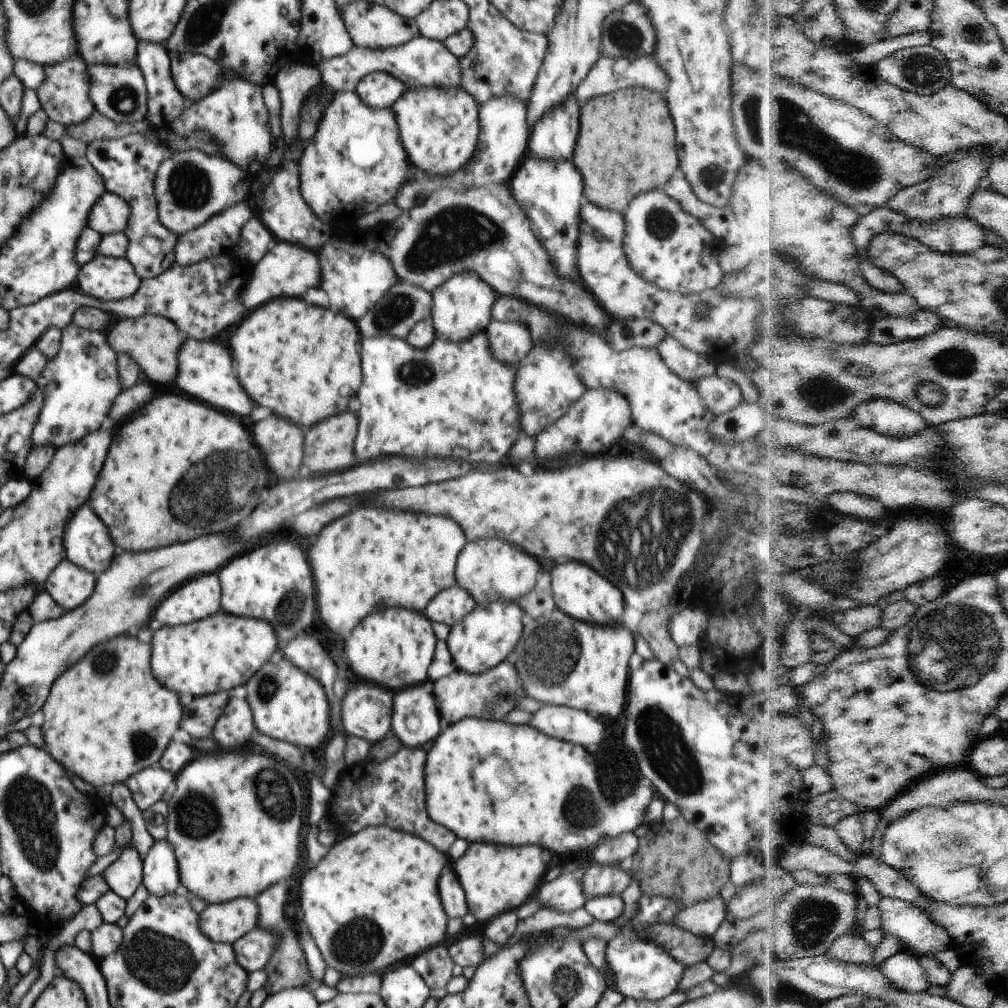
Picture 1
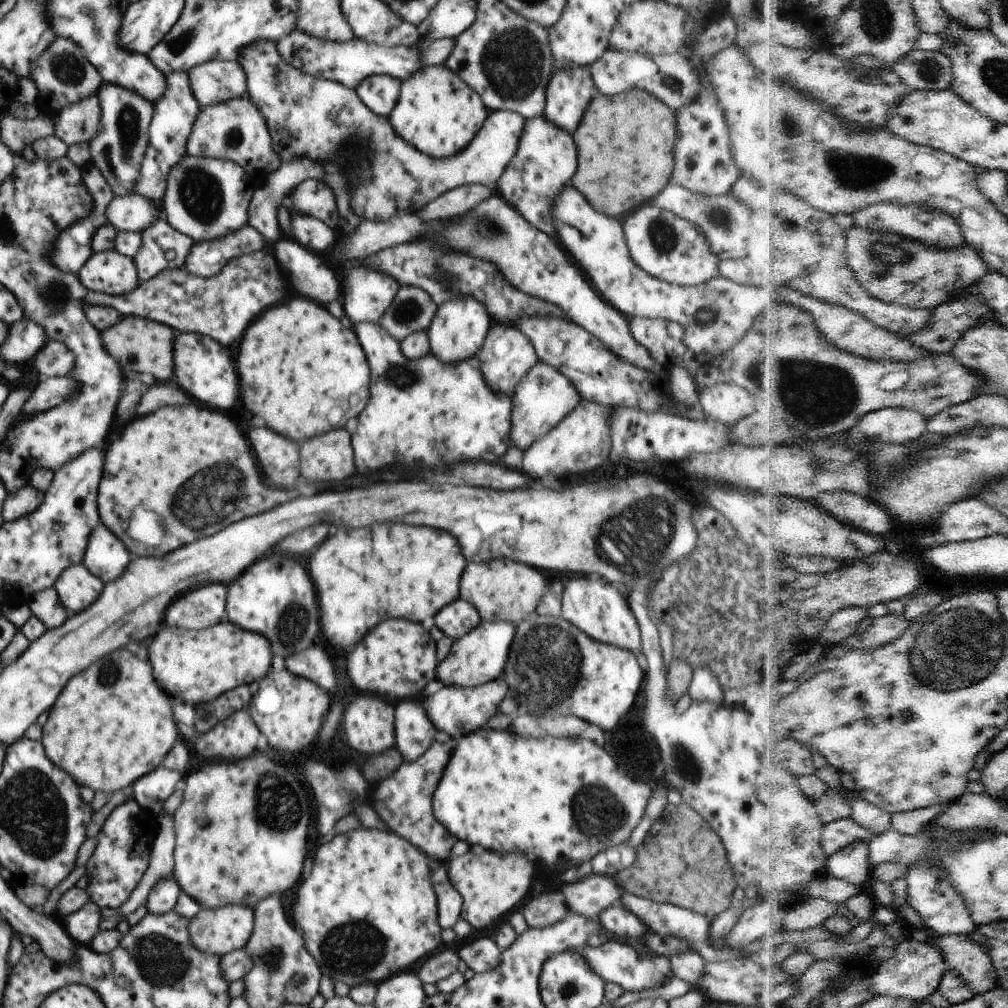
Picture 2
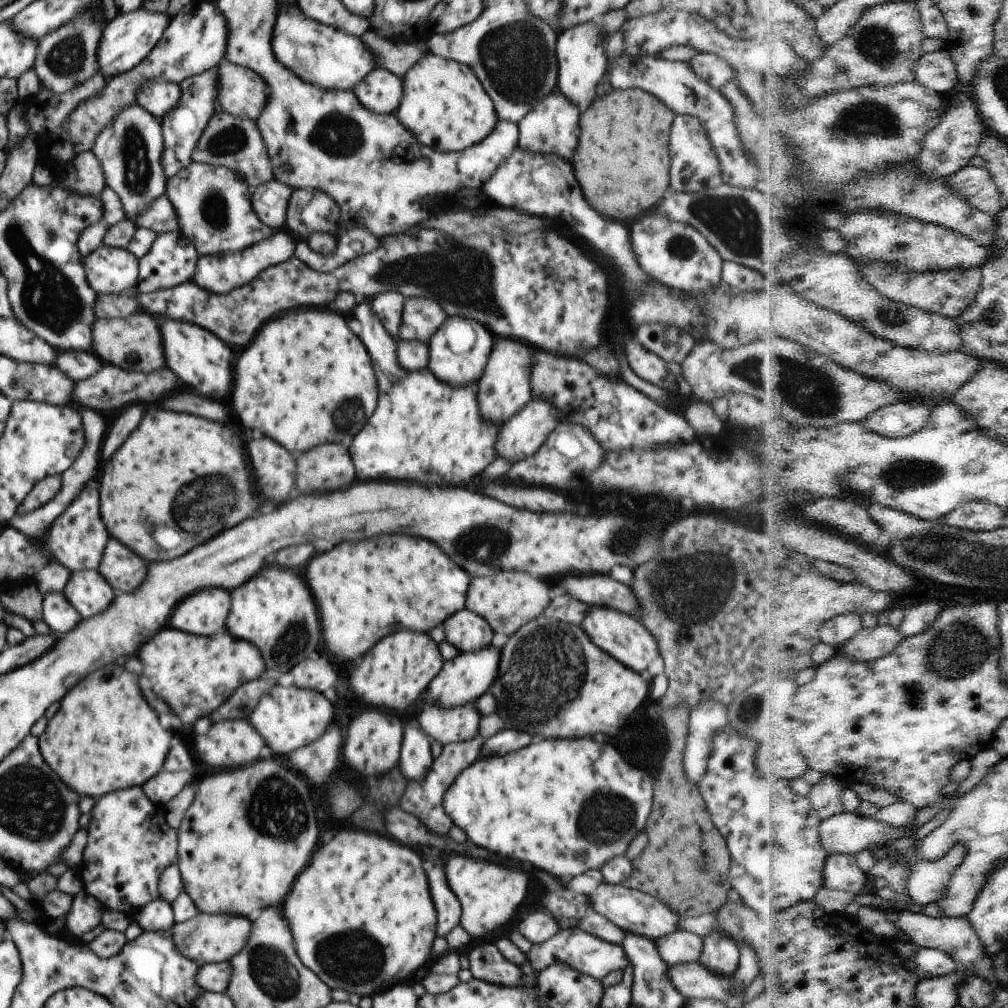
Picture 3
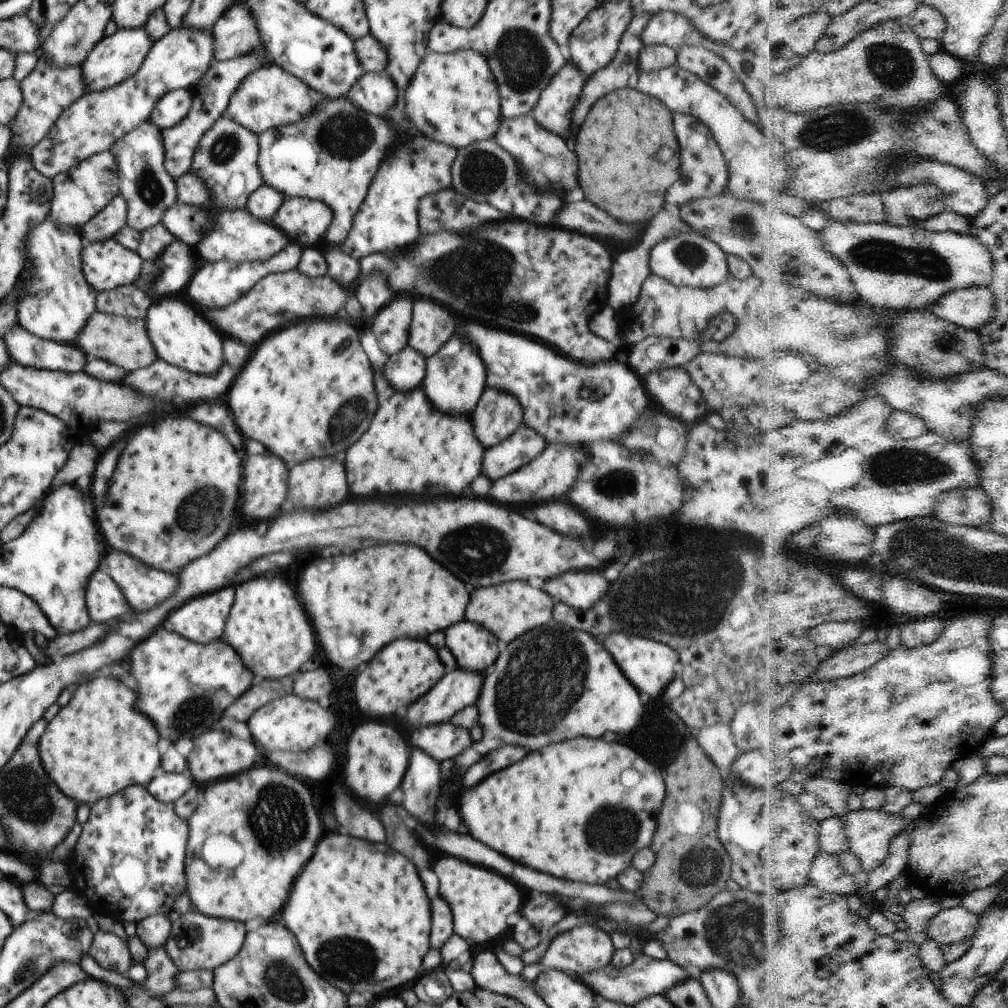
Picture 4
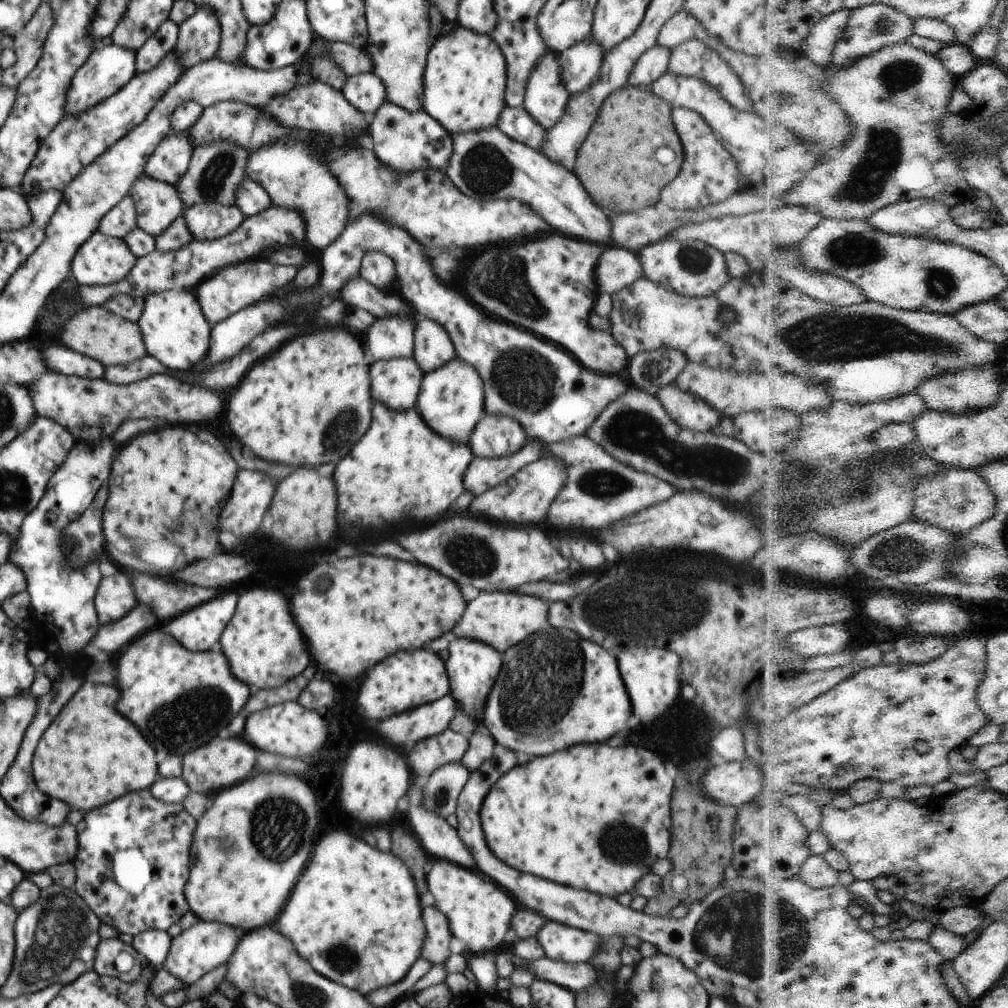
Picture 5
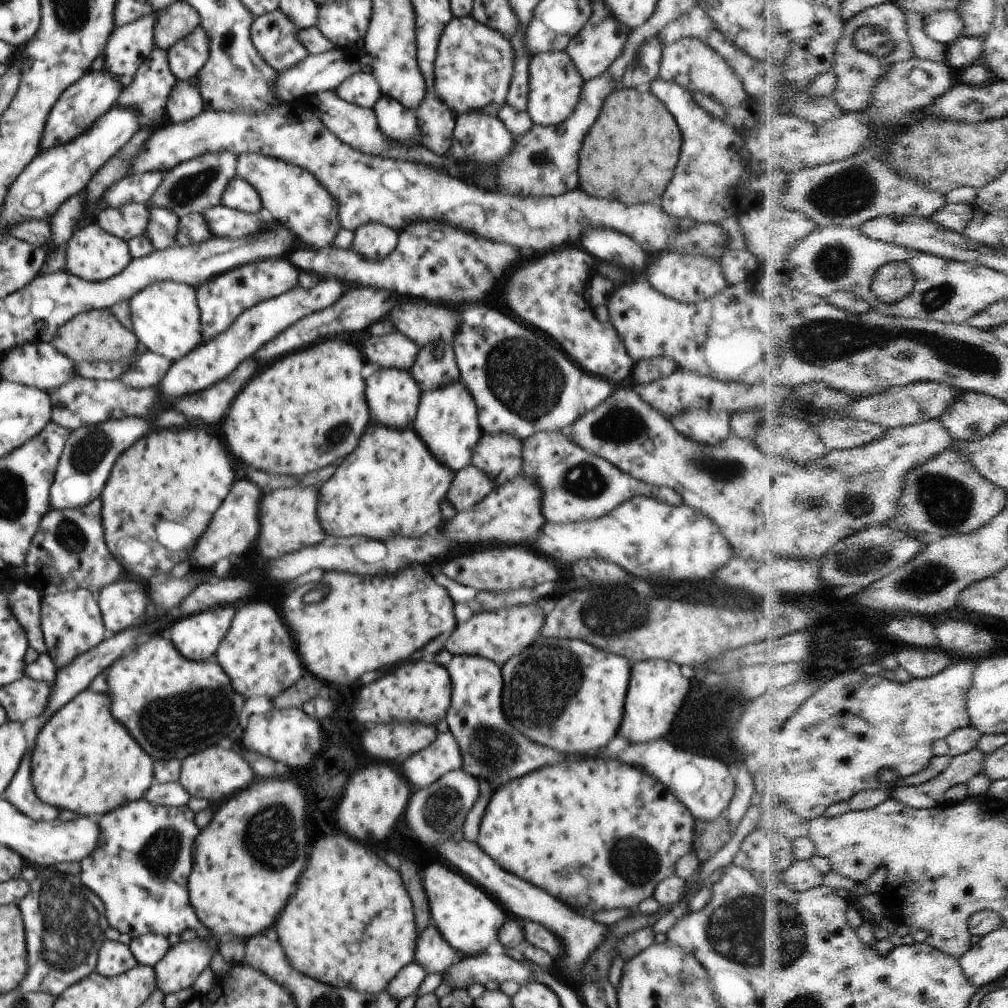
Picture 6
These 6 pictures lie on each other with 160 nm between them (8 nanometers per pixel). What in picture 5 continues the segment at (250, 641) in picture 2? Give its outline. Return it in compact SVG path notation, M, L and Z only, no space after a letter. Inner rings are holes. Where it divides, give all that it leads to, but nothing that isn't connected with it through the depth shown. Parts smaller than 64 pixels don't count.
M152 630L132 642L116 665L120 700L116 710L124 714L142 732L156 752L184 756L188 752L209 743L218 737L220 730L232 720L247 703L250 687L232 674L231 666L221 650L188 652L164 630Z

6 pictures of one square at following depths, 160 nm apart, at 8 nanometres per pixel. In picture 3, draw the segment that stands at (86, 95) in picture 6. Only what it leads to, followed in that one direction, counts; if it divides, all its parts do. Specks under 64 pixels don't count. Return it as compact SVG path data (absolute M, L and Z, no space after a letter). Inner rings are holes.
M142 8L133 13L120 13L112 20L106 22L97 48L97 63L99 72L107 81L115 76L131 71L139 65L145 56L156 46L162 38L170 18L167 13L150 13Z

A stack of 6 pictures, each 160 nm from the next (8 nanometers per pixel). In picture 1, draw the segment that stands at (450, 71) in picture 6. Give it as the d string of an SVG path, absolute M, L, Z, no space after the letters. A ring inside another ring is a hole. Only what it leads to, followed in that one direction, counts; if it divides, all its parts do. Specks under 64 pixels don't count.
M407 88L391 108L396 112L402 148L420 170L452 174L468 164L480 134L479 105L468 92L461 88Z

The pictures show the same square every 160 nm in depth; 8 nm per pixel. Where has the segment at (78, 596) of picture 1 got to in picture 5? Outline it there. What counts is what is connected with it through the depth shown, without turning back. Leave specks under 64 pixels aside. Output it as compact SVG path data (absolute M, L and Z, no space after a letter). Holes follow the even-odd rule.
M124 572L102 577L100 579L95 599L95 609L100 624L110 624L120 620L136 606L134 587Z

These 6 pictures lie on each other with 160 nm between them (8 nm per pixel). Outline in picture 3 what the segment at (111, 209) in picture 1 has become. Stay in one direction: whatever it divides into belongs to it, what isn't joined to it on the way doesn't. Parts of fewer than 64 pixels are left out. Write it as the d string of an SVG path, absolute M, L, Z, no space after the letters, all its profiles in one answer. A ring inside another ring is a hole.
M165 194L149 205L134 224L153 230L157 234L180 230L178 215Z

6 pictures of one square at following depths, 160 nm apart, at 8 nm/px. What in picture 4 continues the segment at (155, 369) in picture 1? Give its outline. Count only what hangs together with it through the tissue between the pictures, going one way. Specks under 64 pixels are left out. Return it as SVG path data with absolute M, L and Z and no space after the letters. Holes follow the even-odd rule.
M94 311L85 327L79 332L76 344L86 358L102 359L128 371L150 366L157 358L155 348L147 333L145 319L130 316L109 315Z

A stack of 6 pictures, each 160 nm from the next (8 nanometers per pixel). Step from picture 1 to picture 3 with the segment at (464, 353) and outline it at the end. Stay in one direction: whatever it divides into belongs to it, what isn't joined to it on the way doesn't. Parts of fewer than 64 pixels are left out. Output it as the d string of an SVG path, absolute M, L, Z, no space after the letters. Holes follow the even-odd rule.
M368 300L356 307L356 320L362 326L360 340L364 342L373 364L378 380L378 406L370 416L370 426L366 424L362 432L356 434L350 444L350 456L356 468L358 480L412 480L422 482L422 474L430 476L424 482L440 482L440 484L464 484L472 478L476 482L482 470L497 457L495 442L500 427L488 423L480 414L476 400L476 386L450 388L448 384L434 378L427 368L419 371L407 371L397 361L397 340L384 328L382 321L375 315Z

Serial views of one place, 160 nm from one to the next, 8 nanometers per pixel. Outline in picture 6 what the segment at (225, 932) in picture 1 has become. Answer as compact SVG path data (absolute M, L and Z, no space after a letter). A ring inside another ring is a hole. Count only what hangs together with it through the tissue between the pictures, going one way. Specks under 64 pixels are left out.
M211 936L210 941L196 938L191 942L176 943L171 946L168 952L162 957L160 962L154 966L155 972L155 985L158 990L162 991L165 995L170 993L177 993L178 991L191 988L196 982L197 976L207 967L210 966L209 962L213 954L219 950L219 943L216 942Z

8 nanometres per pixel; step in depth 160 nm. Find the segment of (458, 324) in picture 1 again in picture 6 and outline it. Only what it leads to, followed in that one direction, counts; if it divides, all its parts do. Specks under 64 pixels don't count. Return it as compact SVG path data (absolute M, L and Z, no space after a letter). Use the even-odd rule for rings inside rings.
M462 380L421 393L414 431L418 432L428 450L454 474L471 464L474 447L482 432L477 404Z

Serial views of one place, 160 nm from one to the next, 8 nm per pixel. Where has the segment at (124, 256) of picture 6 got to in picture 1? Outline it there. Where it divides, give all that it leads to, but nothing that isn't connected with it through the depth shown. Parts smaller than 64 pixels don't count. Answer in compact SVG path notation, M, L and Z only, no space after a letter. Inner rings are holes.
M97 254L95 258L92 258L90 262L80 268L76 289L98 301L104 300L104 302L111 303L135 295L142 281L134 271L132 264L125 257L110 258Z

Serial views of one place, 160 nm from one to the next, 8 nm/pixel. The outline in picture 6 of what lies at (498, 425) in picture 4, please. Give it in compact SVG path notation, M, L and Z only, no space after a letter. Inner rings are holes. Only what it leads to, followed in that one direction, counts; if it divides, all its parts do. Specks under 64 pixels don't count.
M508 433L482 434L471 464L487 474L496 487L522 474L522 441Z

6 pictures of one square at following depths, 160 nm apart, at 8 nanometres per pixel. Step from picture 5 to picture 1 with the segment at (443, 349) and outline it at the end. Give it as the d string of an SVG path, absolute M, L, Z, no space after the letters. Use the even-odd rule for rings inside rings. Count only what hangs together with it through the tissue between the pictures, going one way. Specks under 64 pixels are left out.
M398 280L376 306L368 310L362 320L358 320L360 334L366 337L390 336L406 339L416 324L431 319L432 306L433 297L430 293L407 281Z

